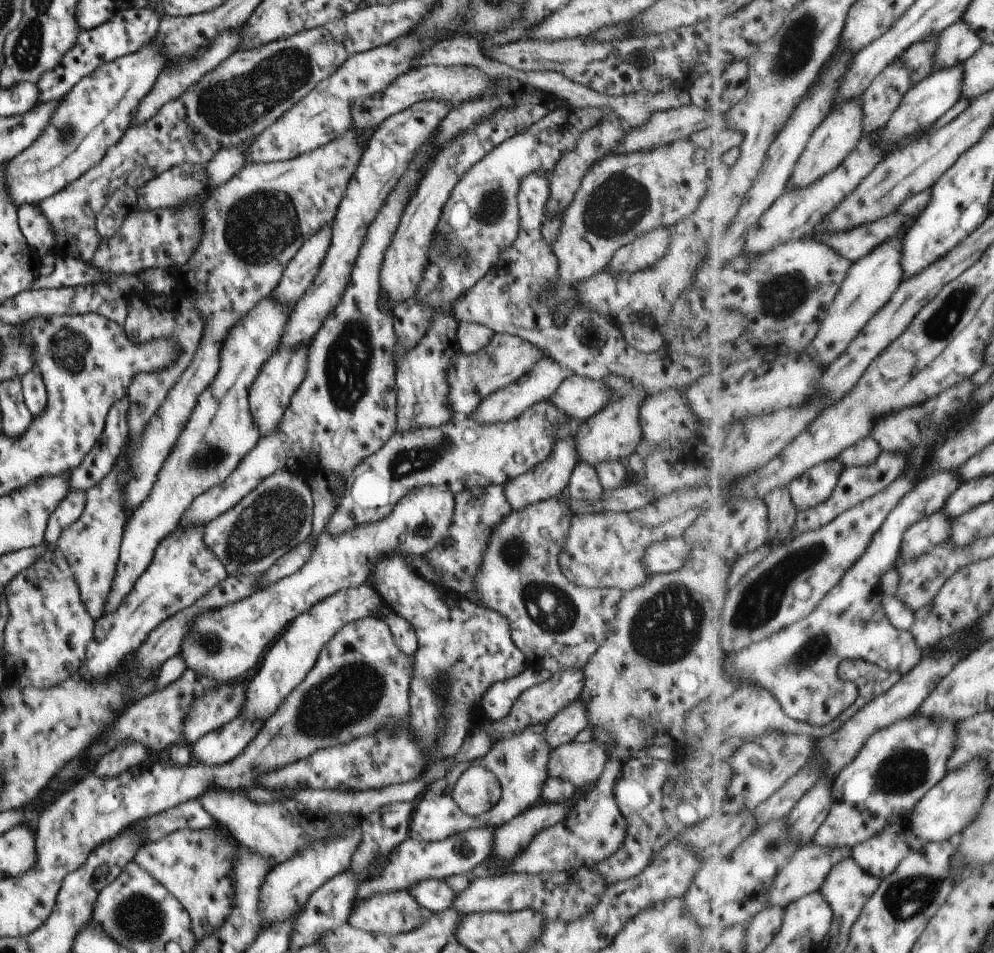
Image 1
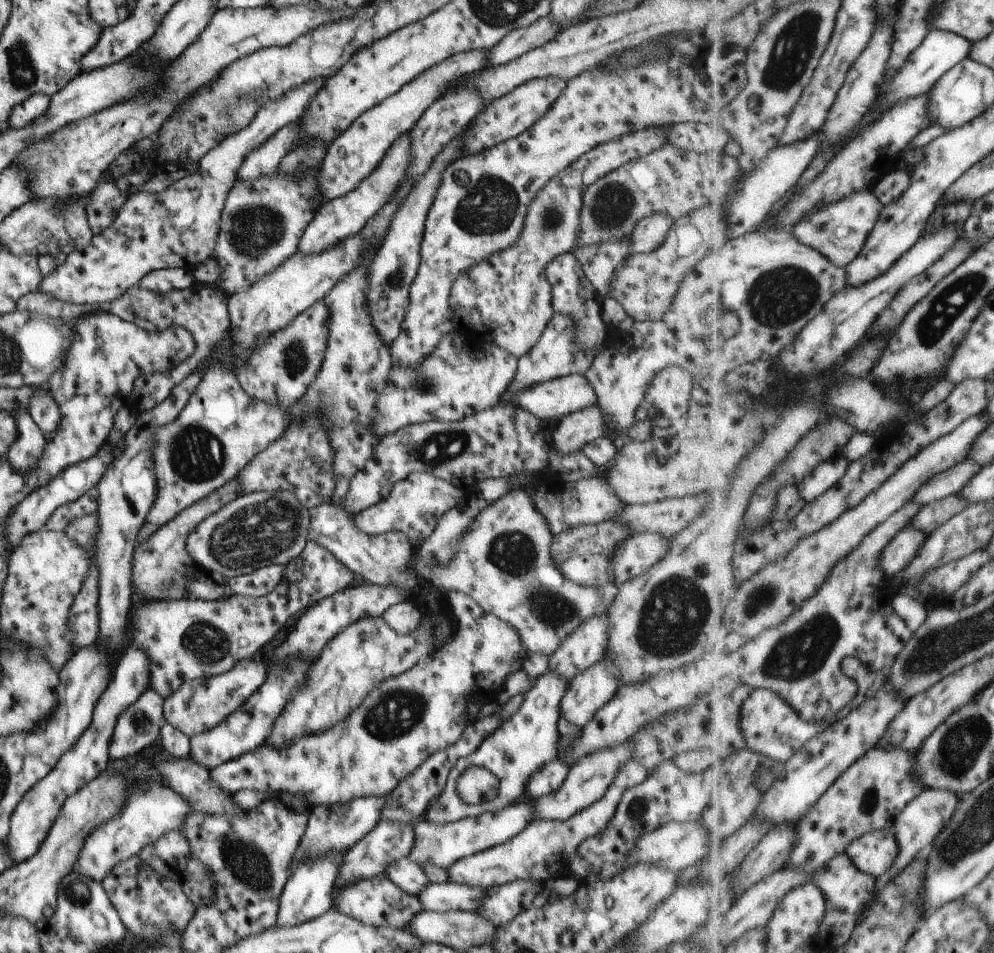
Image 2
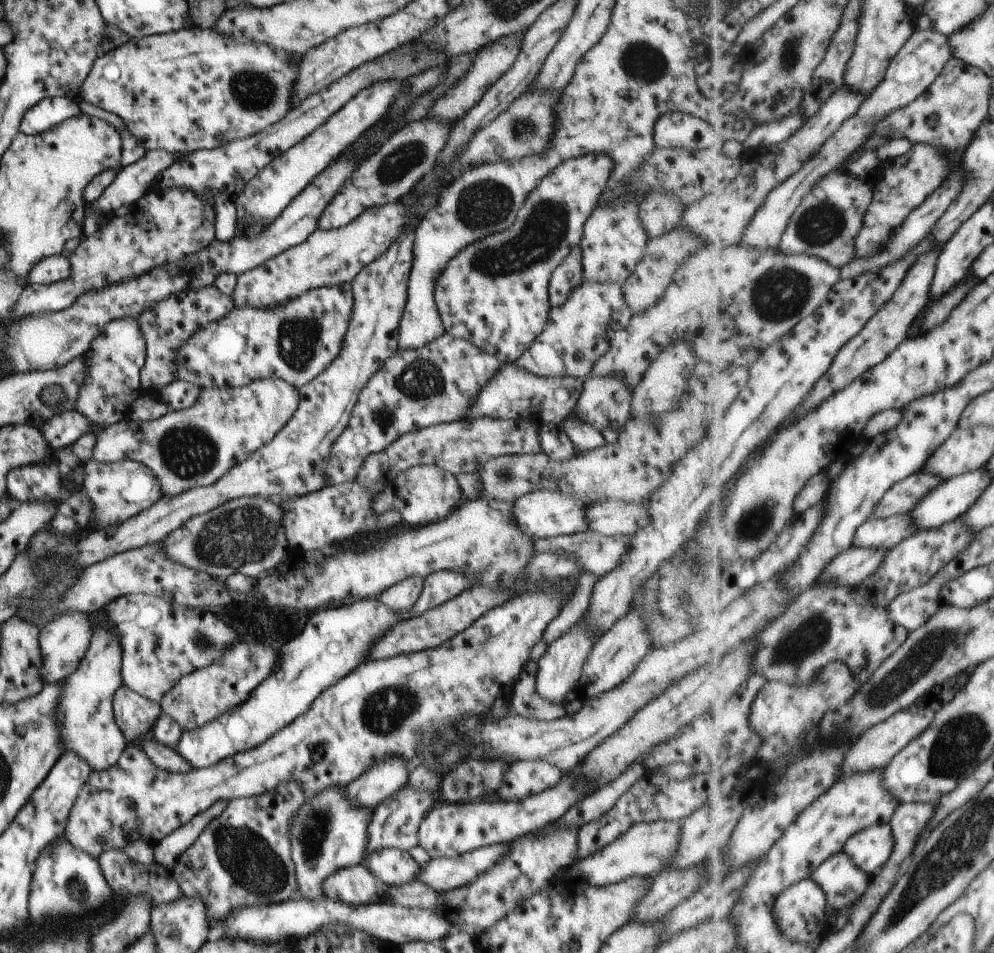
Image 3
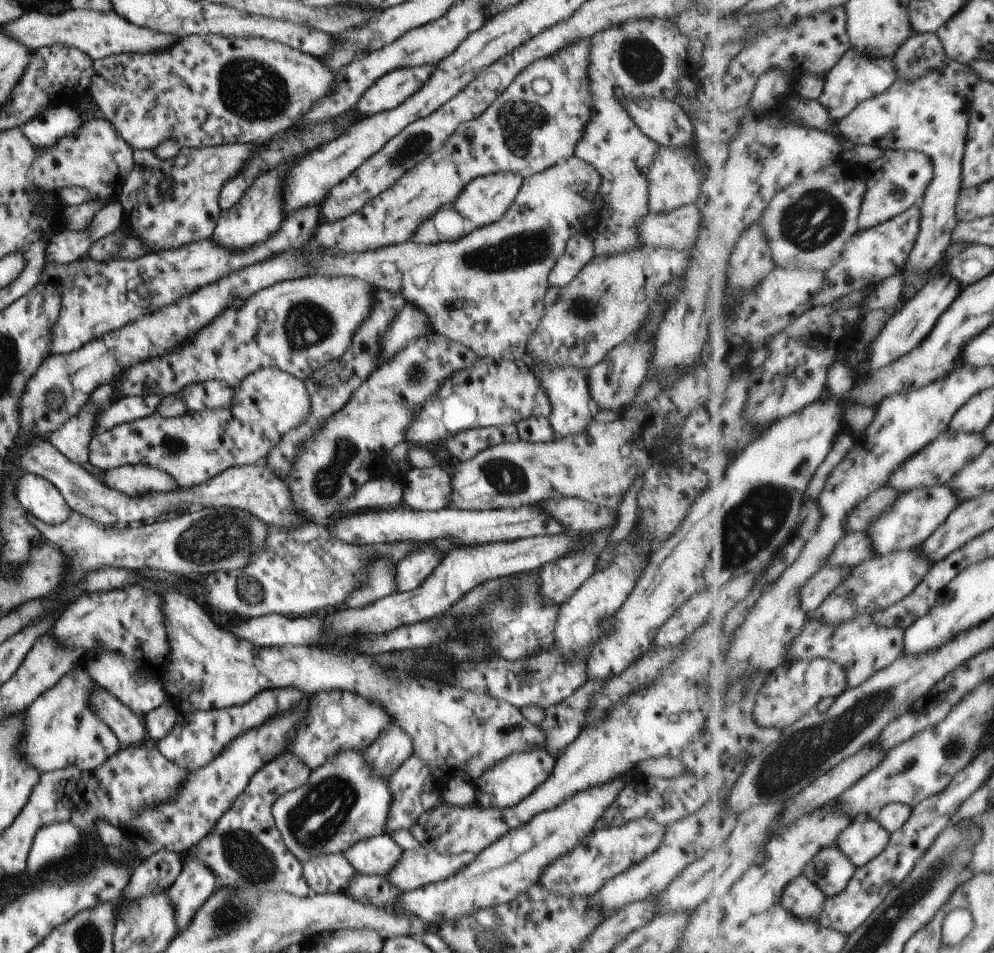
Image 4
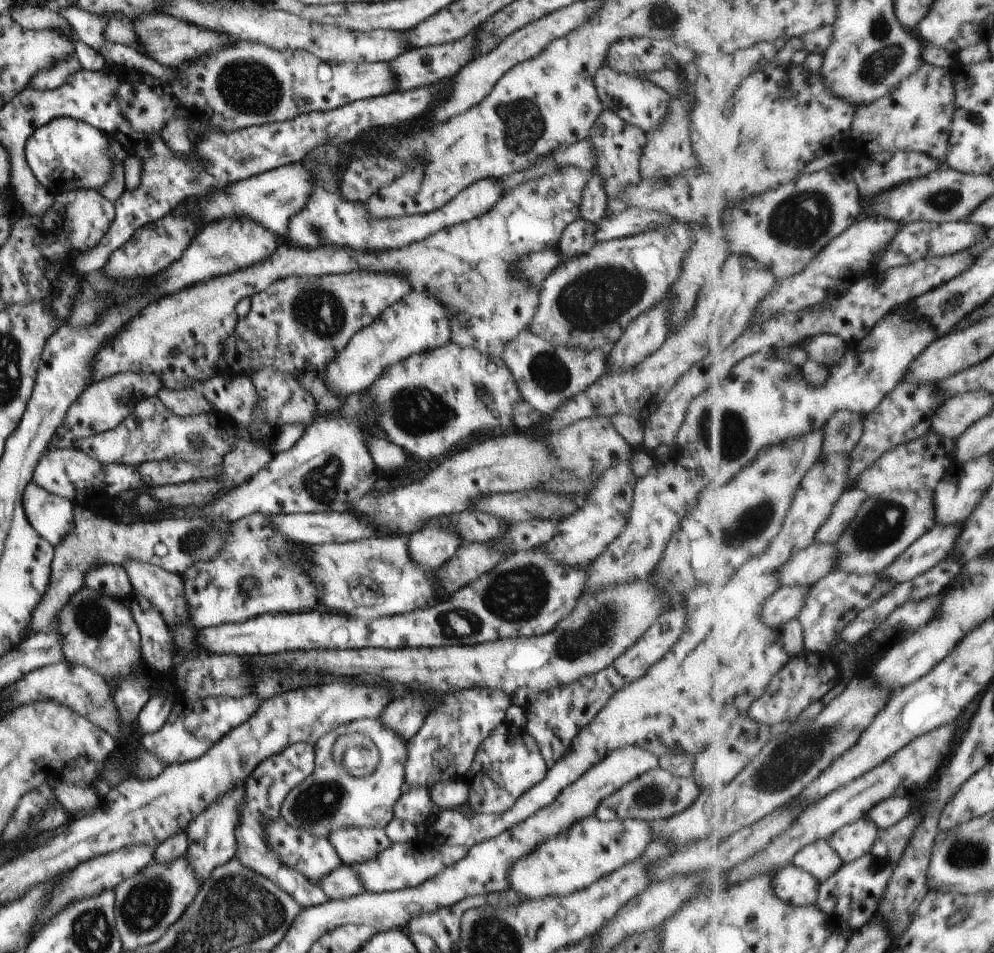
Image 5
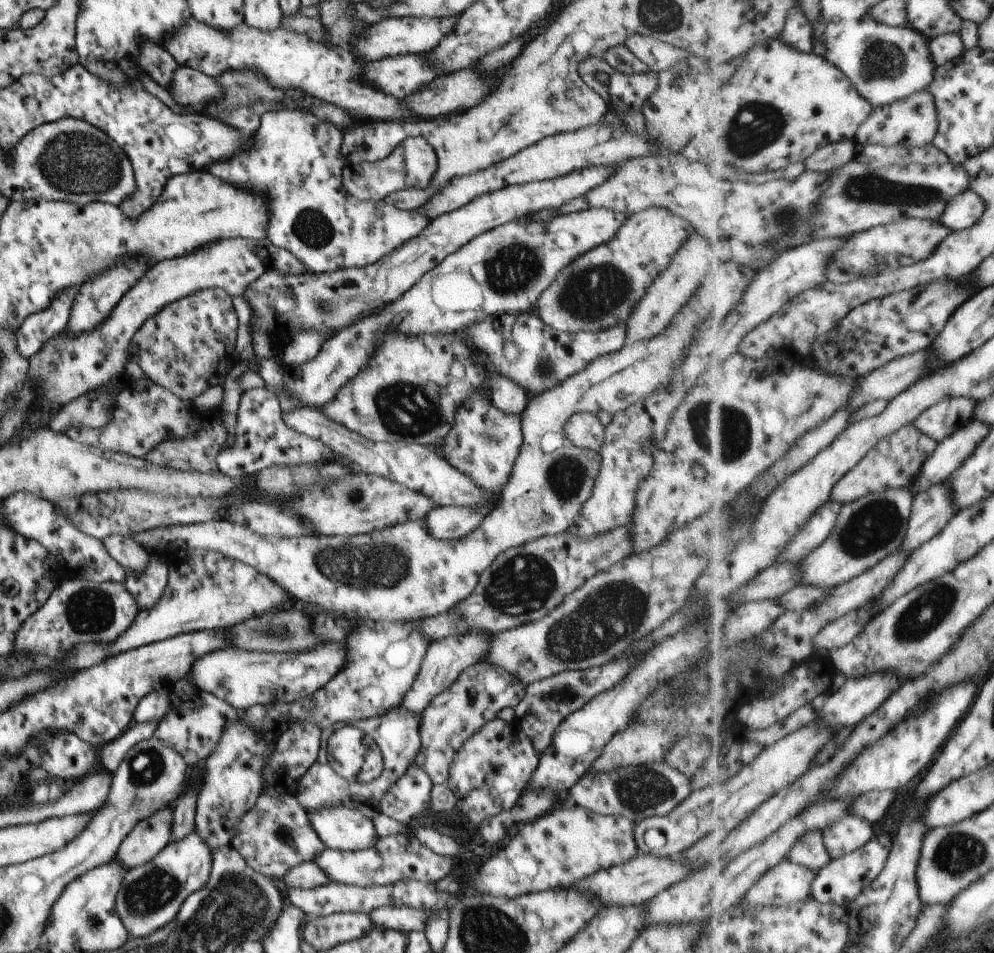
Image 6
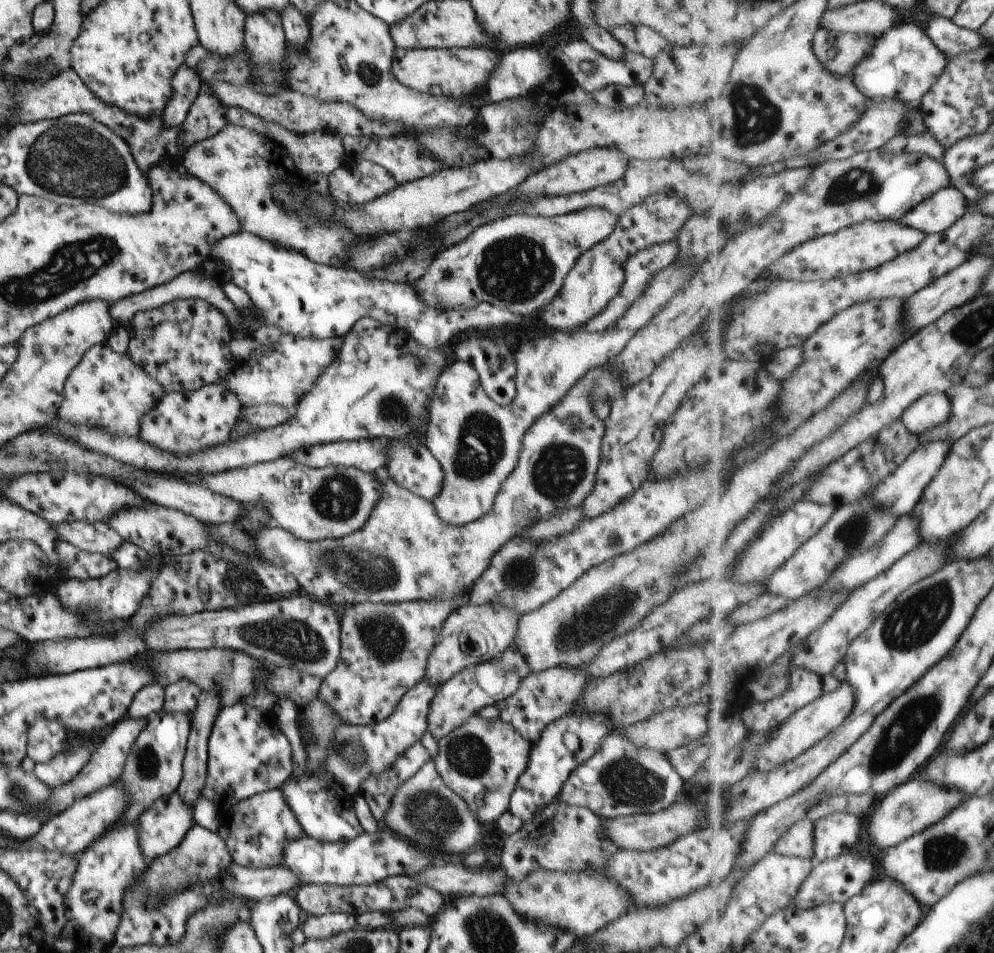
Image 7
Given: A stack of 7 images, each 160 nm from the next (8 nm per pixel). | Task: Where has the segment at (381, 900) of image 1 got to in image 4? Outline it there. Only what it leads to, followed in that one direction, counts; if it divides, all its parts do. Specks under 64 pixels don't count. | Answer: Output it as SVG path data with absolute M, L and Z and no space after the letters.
M321 854L299 864L305 883L315 894L340 893L356 874L342 854Z

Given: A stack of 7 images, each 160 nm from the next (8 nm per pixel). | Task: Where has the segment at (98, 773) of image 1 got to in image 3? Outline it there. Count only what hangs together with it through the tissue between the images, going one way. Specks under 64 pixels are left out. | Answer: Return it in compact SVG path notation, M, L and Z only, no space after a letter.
M119 686L112 698L112 715L125 742L151 732L155 719L161 714L160 703L156 703L125 686Z

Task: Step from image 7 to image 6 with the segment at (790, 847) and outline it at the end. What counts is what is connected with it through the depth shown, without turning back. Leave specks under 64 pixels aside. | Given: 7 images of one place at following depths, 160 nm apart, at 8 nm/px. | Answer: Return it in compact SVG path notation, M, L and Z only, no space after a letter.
M813 831L801 837L790 850L788 859L810 868L817 874L833 860L825 846L824 834L821 831Z

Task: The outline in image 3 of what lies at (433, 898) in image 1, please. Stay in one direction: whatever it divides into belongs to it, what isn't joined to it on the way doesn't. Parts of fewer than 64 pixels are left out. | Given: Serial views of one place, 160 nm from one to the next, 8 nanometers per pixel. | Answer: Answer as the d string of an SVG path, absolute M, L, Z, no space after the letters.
M379 849L363 858L373 876L388 886L399 886L415 880L418 864L407 851L397 849Z

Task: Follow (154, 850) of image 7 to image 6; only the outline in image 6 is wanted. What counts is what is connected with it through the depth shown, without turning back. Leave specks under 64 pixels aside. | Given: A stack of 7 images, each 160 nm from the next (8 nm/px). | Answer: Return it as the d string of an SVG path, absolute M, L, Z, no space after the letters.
M172 805L135 823L135 828L119 843L114 860L130 869L151 860L171 841Z

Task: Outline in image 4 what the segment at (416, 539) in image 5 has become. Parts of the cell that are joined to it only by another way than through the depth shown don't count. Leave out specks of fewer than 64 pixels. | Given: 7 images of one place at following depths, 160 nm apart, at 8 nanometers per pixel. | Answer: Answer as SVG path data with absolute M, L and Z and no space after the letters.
M417 543L415 548L407 552L407 556L403 556L403 560L397 562L395 565L395 584L397 584L395 590L397 592L413 590L431 575L435 566L438 566L442 558L435 552L435 546L429 548L429 544Z

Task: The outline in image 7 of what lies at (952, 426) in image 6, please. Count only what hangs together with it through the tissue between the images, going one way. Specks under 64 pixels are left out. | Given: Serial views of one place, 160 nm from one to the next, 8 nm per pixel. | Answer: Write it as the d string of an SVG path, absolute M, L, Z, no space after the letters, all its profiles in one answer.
M945 392L927 394L913 402L901 416L901 421L907 430L913 434L923 434L933 426L945 424L951 418L951 400Z

